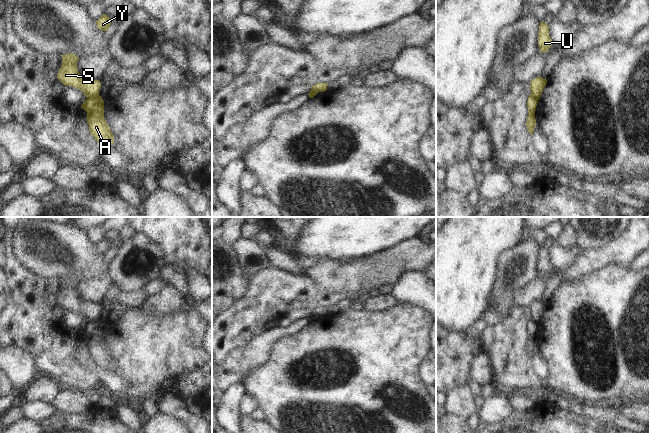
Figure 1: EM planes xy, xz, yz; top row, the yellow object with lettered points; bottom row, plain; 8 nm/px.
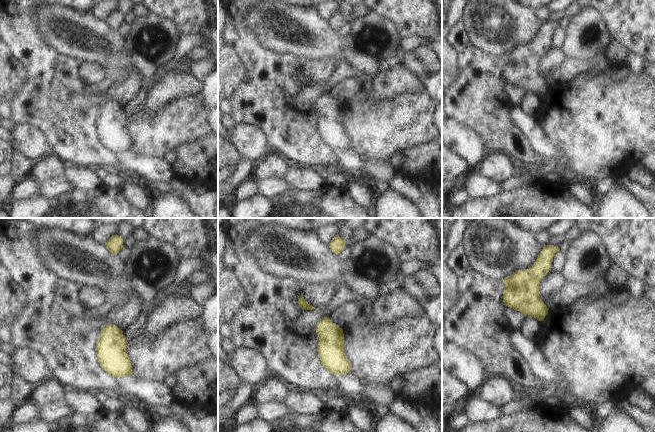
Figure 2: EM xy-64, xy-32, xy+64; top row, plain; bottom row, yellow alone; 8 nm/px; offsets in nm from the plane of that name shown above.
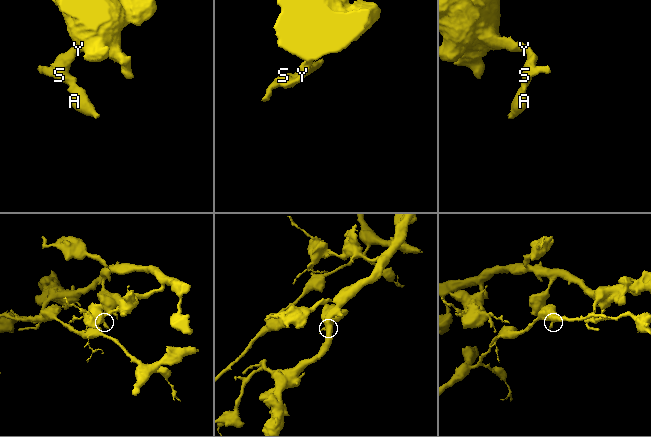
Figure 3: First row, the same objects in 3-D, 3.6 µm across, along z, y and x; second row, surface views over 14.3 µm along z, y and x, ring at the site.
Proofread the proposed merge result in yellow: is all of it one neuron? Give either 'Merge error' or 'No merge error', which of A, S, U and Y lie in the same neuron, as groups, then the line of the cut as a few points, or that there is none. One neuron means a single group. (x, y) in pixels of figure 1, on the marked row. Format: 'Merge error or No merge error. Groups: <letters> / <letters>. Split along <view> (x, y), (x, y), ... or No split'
Merge error. Groups: A / S U Y. Split along xy (98, 94), (87, 98).

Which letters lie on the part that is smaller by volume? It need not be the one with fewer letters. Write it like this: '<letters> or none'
A

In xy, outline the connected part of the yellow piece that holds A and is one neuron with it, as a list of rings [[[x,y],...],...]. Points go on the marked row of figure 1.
[[[100,95],[88,97],[81,107],[87,112],[86,121],[90,134],[95,140],[105,146],[114,143],[114,135],[104,118],[104,101]]]

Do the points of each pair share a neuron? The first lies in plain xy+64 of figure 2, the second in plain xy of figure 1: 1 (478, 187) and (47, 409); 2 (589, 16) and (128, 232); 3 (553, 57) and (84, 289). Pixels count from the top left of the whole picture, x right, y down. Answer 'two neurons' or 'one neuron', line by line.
1: one neuron
2: two neurons
3: one neuron

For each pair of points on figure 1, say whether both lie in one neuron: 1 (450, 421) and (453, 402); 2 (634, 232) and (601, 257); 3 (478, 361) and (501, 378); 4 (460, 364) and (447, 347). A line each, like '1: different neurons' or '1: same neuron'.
1: different neurons
2: same neuron
3: different neurons
4: same neuron

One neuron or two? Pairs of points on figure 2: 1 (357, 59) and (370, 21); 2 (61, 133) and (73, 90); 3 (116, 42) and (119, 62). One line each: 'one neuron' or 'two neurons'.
1: one neuron
2: one neuron
3: one neuron

